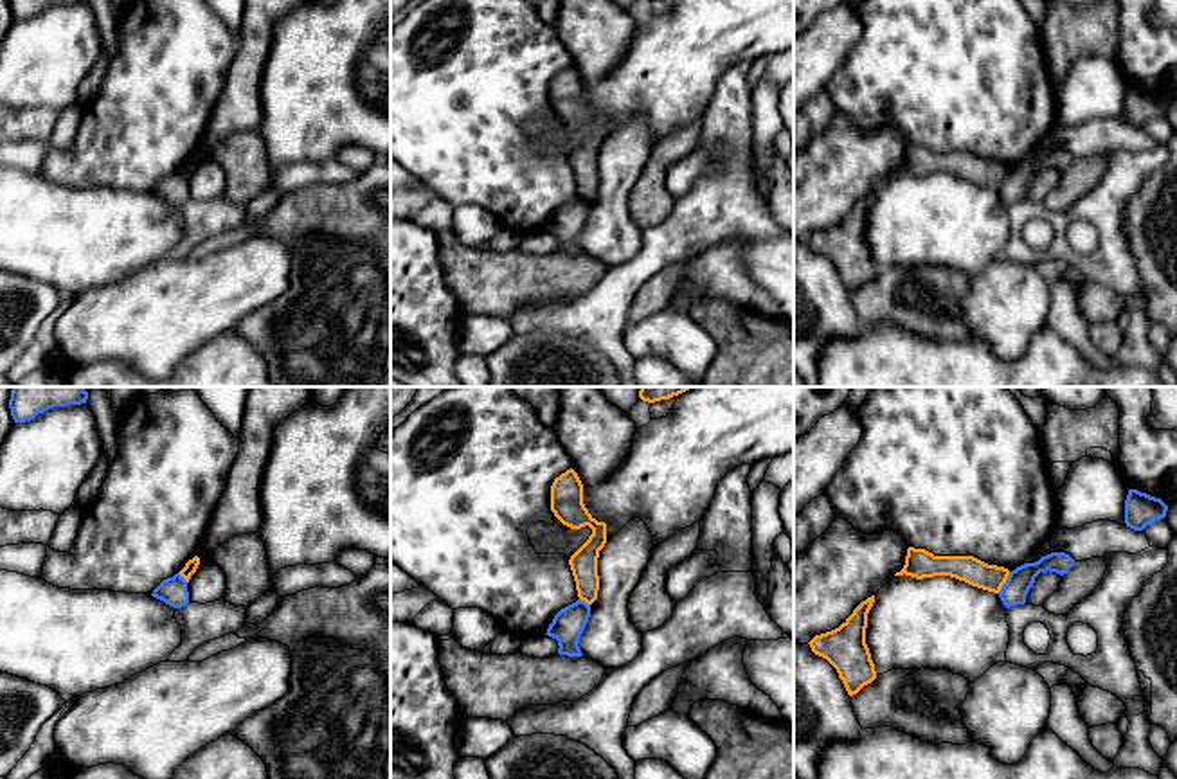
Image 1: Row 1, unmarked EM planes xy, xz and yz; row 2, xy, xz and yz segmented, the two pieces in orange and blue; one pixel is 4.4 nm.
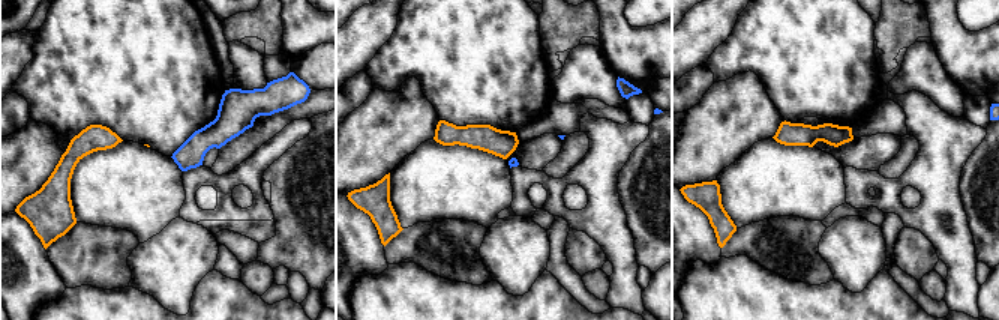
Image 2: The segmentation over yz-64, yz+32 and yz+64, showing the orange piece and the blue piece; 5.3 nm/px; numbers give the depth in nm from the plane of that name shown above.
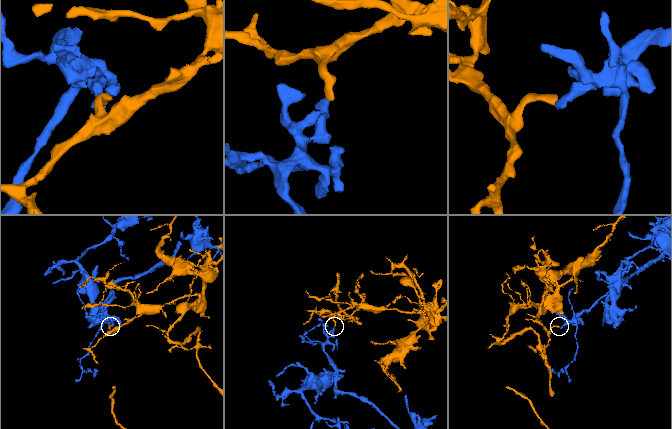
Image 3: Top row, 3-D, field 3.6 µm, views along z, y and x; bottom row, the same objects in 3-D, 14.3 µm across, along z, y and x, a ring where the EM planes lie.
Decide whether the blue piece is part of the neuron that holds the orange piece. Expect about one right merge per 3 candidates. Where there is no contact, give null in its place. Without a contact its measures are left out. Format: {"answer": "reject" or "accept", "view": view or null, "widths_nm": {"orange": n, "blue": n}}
{"answer": "reject", "view": "yz", "widths_nm": {"orange": 120, "blue": 120}}

